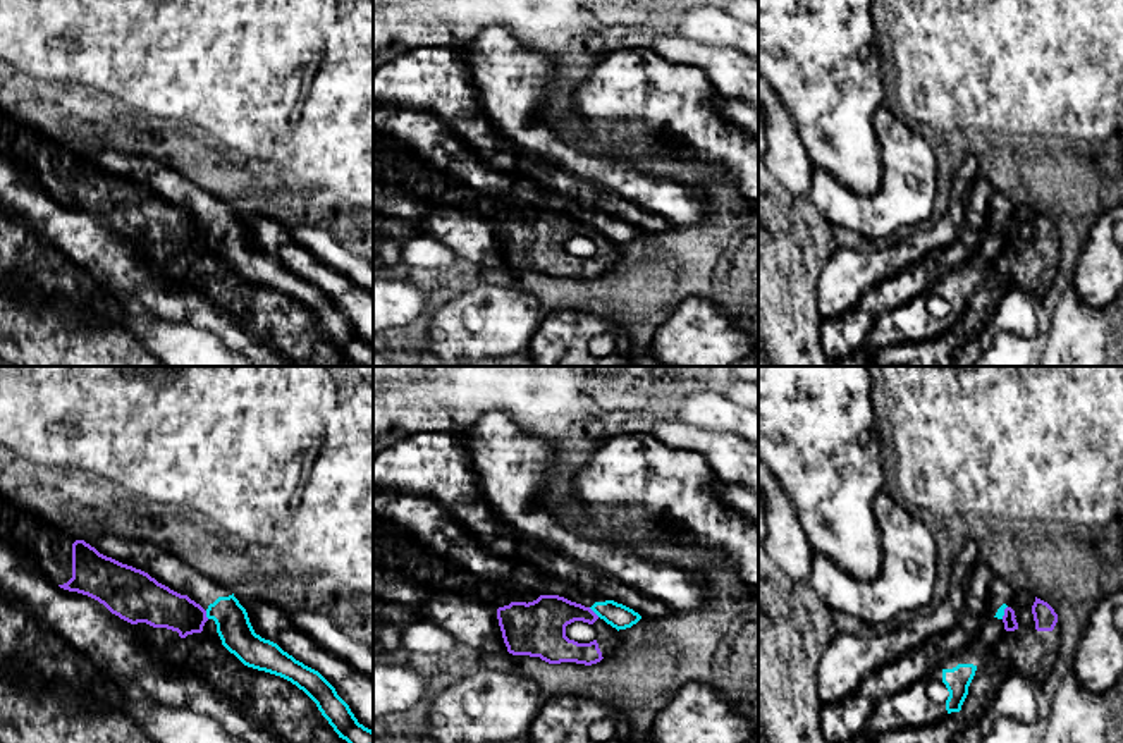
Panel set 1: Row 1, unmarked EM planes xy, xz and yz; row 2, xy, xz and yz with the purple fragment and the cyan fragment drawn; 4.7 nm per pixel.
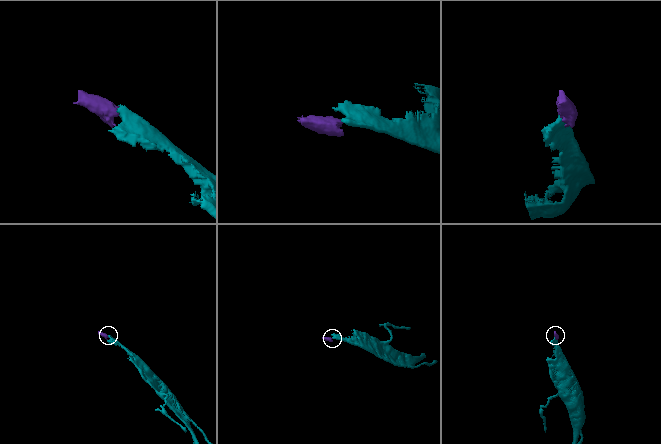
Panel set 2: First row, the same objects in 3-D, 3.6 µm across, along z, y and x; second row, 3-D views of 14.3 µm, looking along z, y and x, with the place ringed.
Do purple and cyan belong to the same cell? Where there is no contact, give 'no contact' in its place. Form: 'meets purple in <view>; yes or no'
meets purple in xz; yes

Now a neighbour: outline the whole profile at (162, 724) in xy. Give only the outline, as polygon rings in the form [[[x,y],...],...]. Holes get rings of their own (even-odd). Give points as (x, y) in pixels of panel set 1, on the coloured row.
[[[86,664],[88,671],[114,685],[127,714],[153,743],[244,743],[230,736],[215,721],[187,709],[170,709],[151,700],[146,691],[127,679],[117,679],[103,664]]]

